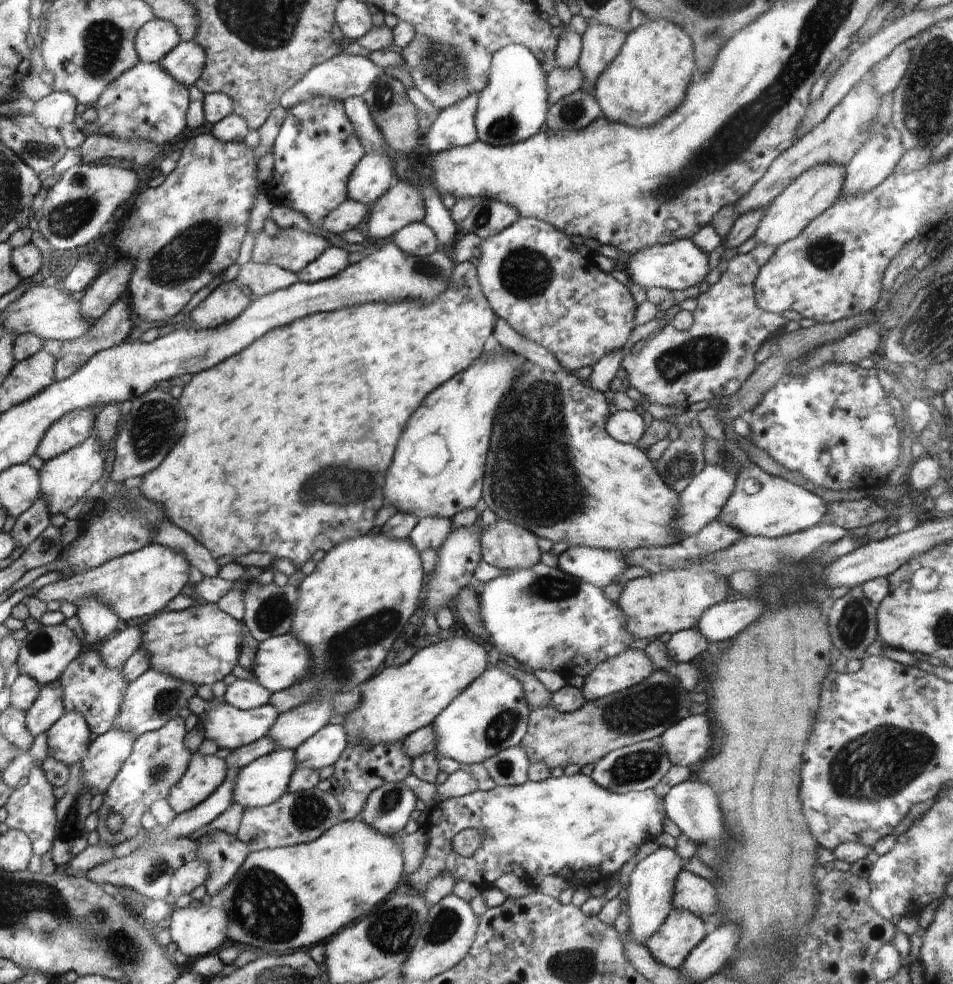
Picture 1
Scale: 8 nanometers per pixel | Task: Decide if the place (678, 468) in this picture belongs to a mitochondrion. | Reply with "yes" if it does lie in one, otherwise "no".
yes

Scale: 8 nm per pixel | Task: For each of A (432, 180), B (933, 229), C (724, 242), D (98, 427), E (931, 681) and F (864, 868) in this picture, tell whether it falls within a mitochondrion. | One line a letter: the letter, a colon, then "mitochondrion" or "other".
A: other
B: other
C: other
D: other
E: other
F: other

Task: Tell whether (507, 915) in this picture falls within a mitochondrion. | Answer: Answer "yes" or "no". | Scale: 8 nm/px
no

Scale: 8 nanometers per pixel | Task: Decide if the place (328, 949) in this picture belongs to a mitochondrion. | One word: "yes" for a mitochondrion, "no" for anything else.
no

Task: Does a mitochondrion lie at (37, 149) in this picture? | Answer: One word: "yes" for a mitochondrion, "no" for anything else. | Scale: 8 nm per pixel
yes

